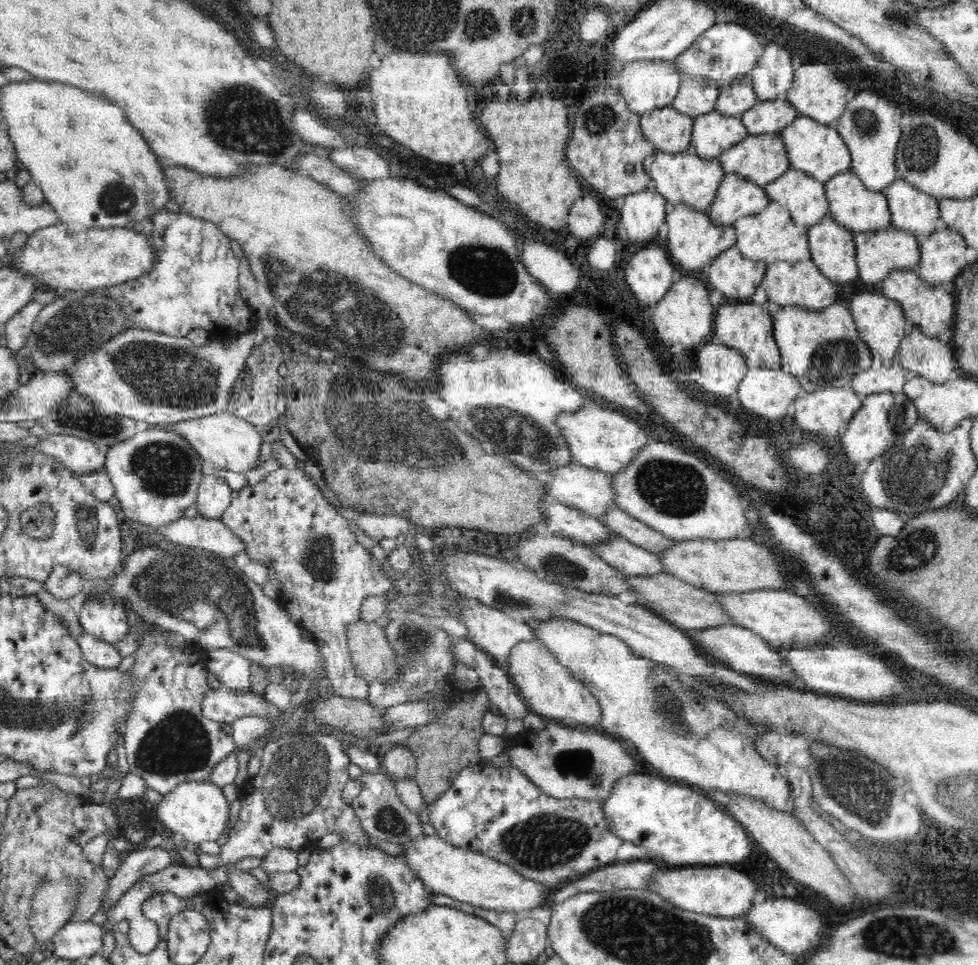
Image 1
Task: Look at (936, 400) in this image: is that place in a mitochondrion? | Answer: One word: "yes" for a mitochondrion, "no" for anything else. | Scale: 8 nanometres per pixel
no

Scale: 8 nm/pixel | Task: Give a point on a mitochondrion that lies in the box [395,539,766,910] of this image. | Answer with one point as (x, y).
(545, 840)

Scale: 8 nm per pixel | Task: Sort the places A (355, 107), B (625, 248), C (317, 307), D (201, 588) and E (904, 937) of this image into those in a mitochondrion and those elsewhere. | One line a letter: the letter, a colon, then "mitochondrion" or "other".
A: other
B: other
C: mitochondrion
D: mitochondrion
E: mitochondrion

